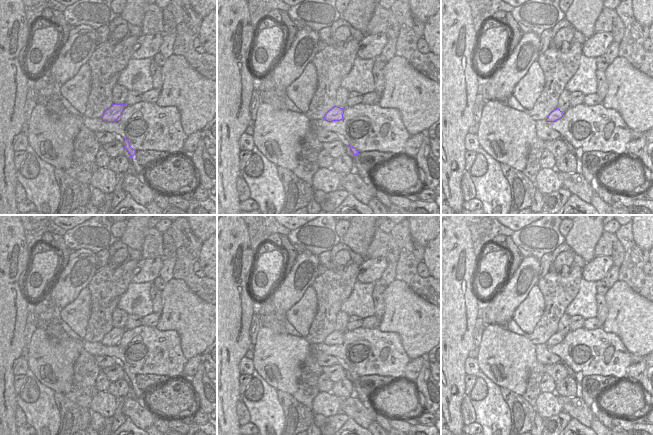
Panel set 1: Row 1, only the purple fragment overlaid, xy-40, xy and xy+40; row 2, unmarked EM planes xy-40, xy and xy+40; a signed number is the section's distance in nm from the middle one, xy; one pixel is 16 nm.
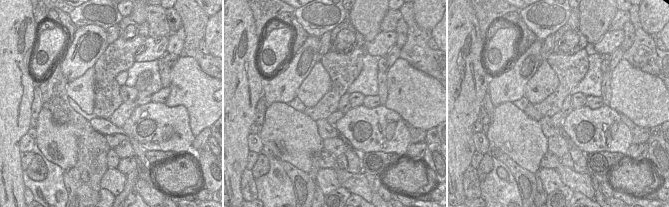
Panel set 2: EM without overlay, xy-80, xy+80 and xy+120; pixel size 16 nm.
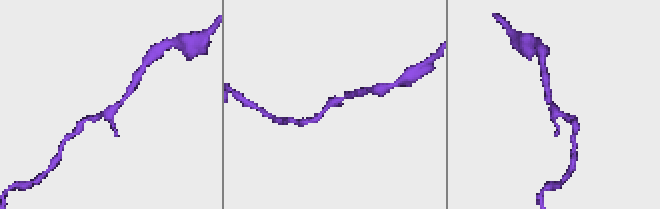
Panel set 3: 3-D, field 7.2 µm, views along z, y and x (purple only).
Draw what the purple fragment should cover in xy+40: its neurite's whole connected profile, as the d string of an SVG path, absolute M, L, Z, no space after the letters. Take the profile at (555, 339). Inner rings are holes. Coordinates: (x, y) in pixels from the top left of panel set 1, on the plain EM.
M556 332L554 335L552 335L549 340L547 341L547 346L555 346L563 341L564 337L559 333Z

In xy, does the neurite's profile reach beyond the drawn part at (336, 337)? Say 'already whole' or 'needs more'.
already whole

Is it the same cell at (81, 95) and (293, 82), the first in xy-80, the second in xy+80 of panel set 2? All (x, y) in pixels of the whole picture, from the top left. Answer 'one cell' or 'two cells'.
two cells

